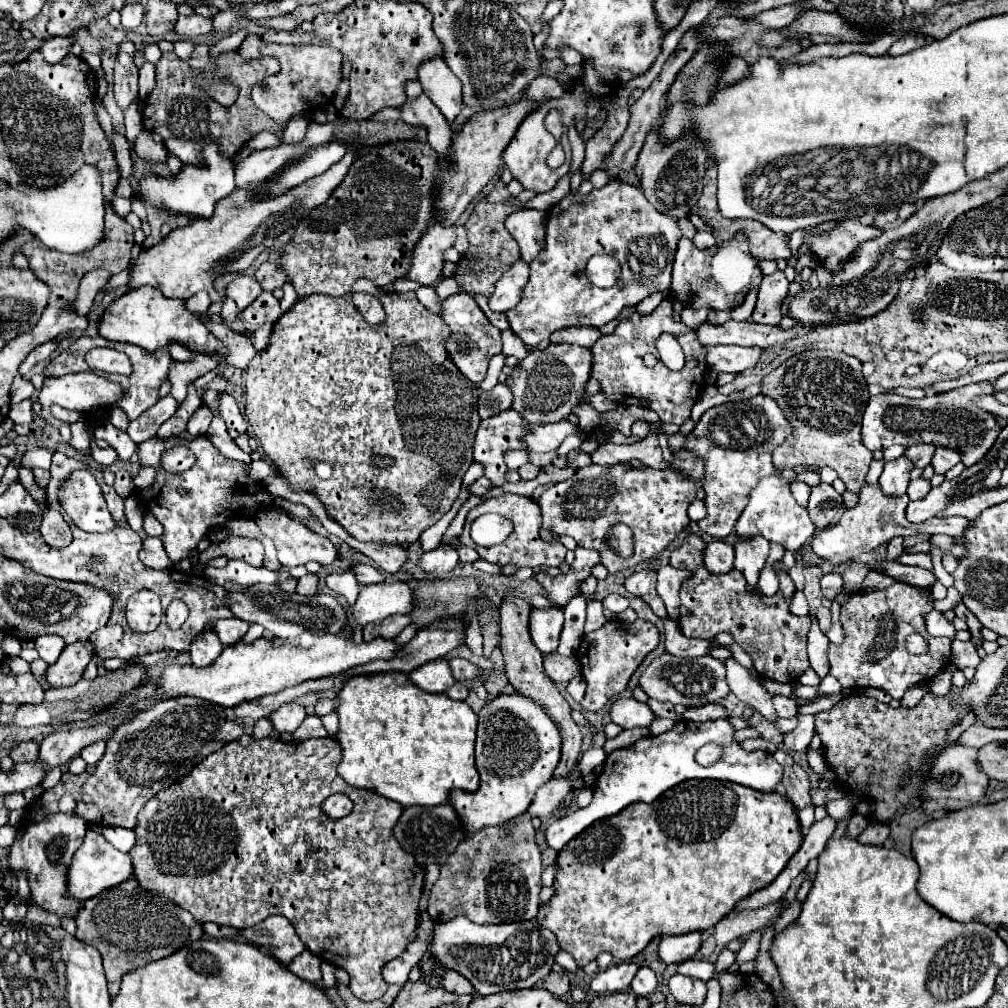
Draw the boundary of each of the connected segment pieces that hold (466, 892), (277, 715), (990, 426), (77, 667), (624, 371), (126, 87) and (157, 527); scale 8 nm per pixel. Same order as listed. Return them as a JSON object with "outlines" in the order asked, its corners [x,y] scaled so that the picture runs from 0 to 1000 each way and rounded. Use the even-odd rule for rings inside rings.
{"outlines":[[[[512,813],[508,829],[500,831],[494,819],[478,821],[470,825],[466,831],[454,837],[448,849],[438,857],[437,871],[429,879],[427,893],[425,893],[425,909],[431,915],[442,915],[454,909],[462,909],[472,917],[500,917],[500,915],[516,915],[516,913],[530,913],[536,899],[536,881],[538,881],[538,845],[532,839],[530,819],[526,813]]],[[[286,696],[286,698],[278,700],[278,702],[268,710],[272,722],[274,722],[278,728],[282,728],[282,726],[292,726],[292,724],[300,718],[302,712],[304,712],[304,704],[302,704],[302,700],[294,698],[294,696]]],[[[982,379],[962,381],[942,389],[925,391],[915,397],[897,395],[883,389],[865,393],[855,417],[855,438],[865,448],[879,446],[885,440],[895,442],[905,442],[909,438],[923,438],[929,442],[933,440],[952,446],[954,458],[958,462],[964,462],[966,458],[972,458],[976,454],[976,450],[984,444],[992,429],[986,413],[964,401],[964,395],[970,391],[984,391],[984,381]]],[[[79,635],[79,637],[67,639],[62,645],[60,653],[52,661],[48,661],[48,665],[46,665],[48,677],[54,683],[75,679],[81,673],[81,667],[93,649],[95,649],[95,645],[89,635]]],[[[659,298],[647,312],[641,313],[627,312],[627,315],[619,315],[619,319],[615,319],[607,331],[597,333],[587,345],[585,375],[593,377],[595,389],[599,391],[601,397],[615,401],[615,393],[631,395],[633,403],[649,407],[657,419],[673,423],[681,415],[685,415],[685,407],[696,391],[698,373],[700,373],[700,345],[692,341],[690,331],[685,325],[667,317],[667,300],[663,298]],[[657,329],[669,331],[669,335],[675,339],[681,351],[681,363],[675,369],[663,367],[657,359],[653,359],[647,365],[641,365],[637,359],[641,351],[653,351],[649,339]]],[[[121,42],[113,62],[113,97],[121,109],[125,109],[137,95],[137,67],[133,63],[135,50],[133,42]]],[[[149,508],[143,510],[143,528],[145,528],[147,532],[159,532],[159,530],[161,530],[161,520],[159,520],[159,518],[155,516],[155,512],[149,510]]]]}

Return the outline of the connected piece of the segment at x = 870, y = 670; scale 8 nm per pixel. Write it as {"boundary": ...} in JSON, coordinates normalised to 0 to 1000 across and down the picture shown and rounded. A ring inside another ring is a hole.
{"boundary":[[[887,579],[879,585],[865,585],[865,587],[849,587],[841,591],[841,595],[833,601],[833,619],[837,625],[837,637],[835,639],[823,639],[821,641],[821,657],[823,657],[823,669],[835,679],[835,683],[873,683],[881,687],[887,694],[895,694],[897,687],[909,679],[921,677],[927,673],[927,669],[933,663],[938,663],[942,659],[942,633],[927,633],[919,627],[917,621],[917,609],[925,605],[925,599],[919,589],[913,589],[909,583],[899,579]],[[905,627],[913,627],[921,637],[923,643],[915,651],[903,651],[897,641],[897,633]]]}

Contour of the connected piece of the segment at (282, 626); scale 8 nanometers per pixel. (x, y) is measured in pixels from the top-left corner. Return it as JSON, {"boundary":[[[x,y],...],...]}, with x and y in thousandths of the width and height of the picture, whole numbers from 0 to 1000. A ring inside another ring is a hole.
{"boundary":[[[252,579],[242,587],[226,587],[222,591],[226,605],[248,619],[258,619],[276,633],[294,633],[302,627],[308,629],[333,629],[343,619],[343,605],[329,591],[310,591],[302,593],[298,589],[286,589],[274,579]]]}

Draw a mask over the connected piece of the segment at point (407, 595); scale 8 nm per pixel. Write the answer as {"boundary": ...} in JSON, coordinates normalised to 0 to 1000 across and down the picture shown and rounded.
{"boundary":[[[403,577],[359,581],[353,599],[349,601],[349,617],[361,623],[367,617],[377,617],[389,609],[407,609],[415,601]]]}

